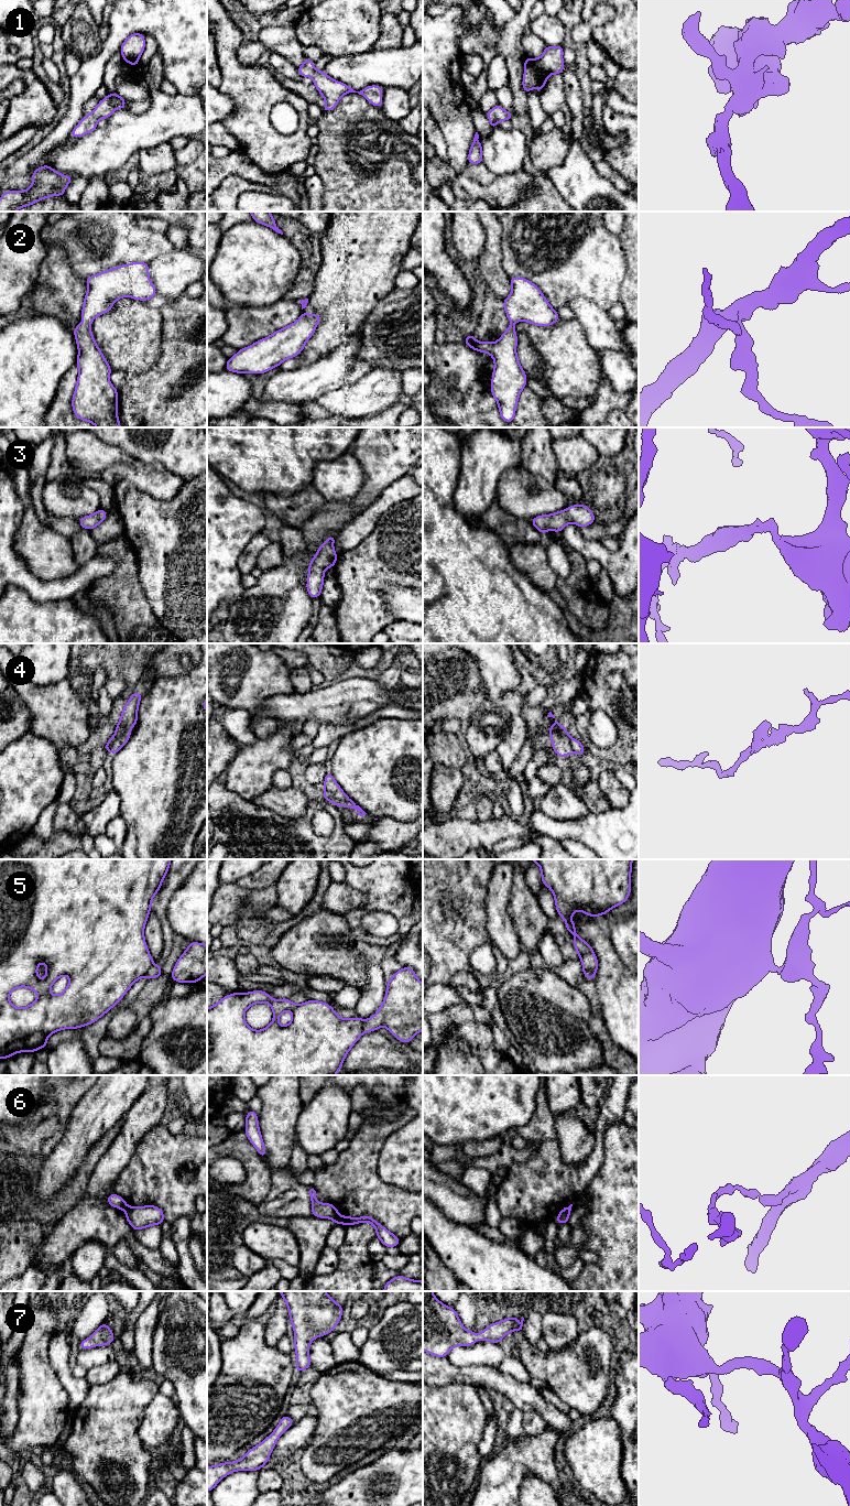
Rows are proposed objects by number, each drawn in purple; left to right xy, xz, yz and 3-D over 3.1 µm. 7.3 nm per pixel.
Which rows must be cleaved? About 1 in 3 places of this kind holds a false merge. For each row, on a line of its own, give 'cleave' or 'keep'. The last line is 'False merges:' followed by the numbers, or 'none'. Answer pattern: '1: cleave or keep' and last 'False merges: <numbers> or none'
1: keep
2: keep
3: keep
4: cleave
5: cleave
6: cleave
7: keep
False merges: 4, 5, 6

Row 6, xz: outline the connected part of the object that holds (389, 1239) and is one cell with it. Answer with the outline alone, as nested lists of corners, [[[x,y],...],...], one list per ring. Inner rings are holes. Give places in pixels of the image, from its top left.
[[[362,1215],[360,1217],[352,1217],[352,1216],[344,1216],[344,1224],[346,1226],[350,1225],[357,1225],[359,1223],[370,1223],[374,1226],[377,1237],[381,1240],[381,1243],[388,1248],[388,1247],[397,1247],[400,1244],[400,1238],[389,1232],[384,1226],[382,1226],[379,1222],[377,1222],[372,1216],[370,1215]]]

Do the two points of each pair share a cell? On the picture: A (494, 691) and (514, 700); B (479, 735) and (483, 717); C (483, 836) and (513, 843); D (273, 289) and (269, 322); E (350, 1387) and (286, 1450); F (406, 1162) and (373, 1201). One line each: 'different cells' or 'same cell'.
A: different cells
B: same cell
C: different cells
D: different cells
E: different cells
F: different cells

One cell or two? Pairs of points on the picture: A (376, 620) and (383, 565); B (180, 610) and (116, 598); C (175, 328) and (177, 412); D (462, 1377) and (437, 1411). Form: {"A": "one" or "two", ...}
{"A": "one", "B": "two", "C": "one", "D": "two"}

